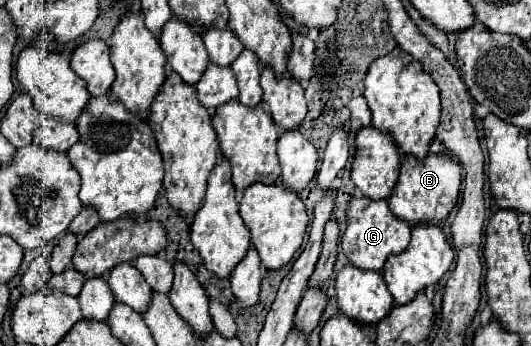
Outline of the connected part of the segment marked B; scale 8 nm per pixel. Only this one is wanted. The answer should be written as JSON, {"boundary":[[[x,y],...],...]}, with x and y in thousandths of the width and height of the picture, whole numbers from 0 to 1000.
{"boundary":[[[804,445],[804,457],[797,462],[763,451],[755,474],[751,526],[733,572],[733,601],[751,636],[763,636],[774,659],[789,647],[827,647],[846,624],[846,613],[861,590],[864,532],[868,532],[868,486],[846,451]]]}

